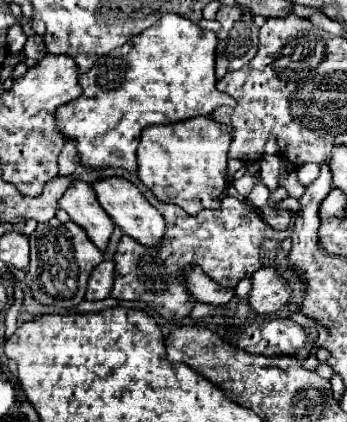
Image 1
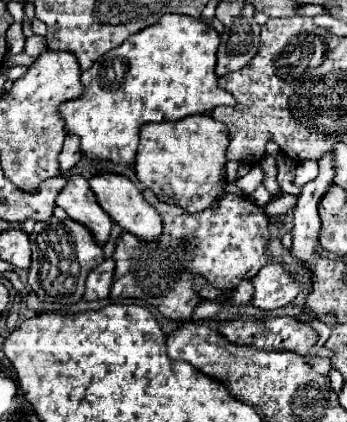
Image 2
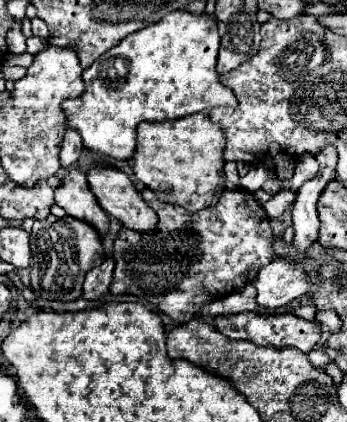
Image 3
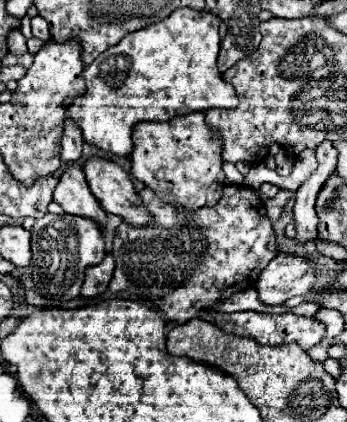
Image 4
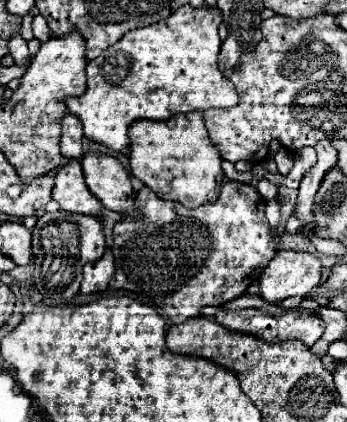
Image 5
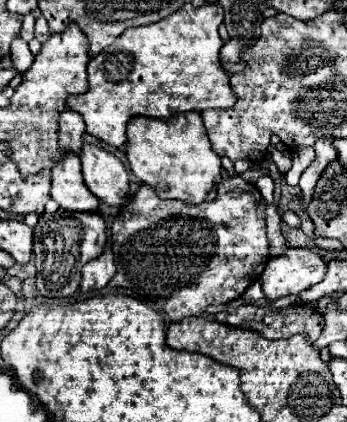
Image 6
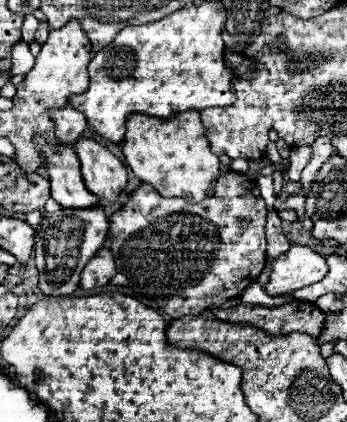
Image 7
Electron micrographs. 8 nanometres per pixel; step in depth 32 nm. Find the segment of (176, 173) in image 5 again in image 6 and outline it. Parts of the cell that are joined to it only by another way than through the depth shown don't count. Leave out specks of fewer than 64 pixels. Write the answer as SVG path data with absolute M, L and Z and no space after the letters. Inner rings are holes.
M184 112L174 118L174 124L142 116L132 118L126 136L126 156L132 174L142 184L152 186L160 198L182 200L190 206L214 198L216 186L222 180L222 164L220 156L212 152L200 112Z

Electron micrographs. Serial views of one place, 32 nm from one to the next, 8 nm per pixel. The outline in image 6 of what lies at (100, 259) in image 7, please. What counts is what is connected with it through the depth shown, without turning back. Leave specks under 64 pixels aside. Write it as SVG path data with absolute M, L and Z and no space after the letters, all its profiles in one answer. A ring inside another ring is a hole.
M110 250L102 252L102 256L98 256L96 260L88 262L82 268L82 284L80 290L82 292L90 292L90 290L102 290L110 278L116 274L116 266L114 266L114 256Z

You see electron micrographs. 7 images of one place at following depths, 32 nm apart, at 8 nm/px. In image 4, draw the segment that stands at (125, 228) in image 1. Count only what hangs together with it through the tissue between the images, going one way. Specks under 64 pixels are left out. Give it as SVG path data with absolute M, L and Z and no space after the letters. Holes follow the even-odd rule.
M90 158L84 174L92 194L106 212L120 216L130 226L140 228L152 224L152 216L134 190L130 176L118 164L102 158Z

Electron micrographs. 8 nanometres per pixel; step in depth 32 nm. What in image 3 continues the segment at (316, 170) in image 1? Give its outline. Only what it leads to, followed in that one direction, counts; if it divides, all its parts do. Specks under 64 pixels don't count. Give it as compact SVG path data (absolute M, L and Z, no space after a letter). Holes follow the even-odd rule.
M304 156L304 158L300 158L298 162L296 162L296 170L294 170L294 176L290 178L290 186L294 188L294 190L298 190L304 182L308 182L308 178L312 178L312 176L316 176L316 168L318 168L318 164L316 164L316 158L308 158L308 156Z

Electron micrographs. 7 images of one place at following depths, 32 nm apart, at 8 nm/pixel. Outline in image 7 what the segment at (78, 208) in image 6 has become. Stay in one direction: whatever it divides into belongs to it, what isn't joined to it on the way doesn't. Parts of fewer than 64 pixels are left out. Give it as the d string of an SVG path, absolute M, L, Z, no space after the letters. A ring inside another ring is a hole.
M42 138L36 140L38 148L48 154L46 158L46 170L50 174L52 184L52 198L64 206L64 208L92 208L100 200L98 196L92 196L88 188L84 186L82 174L80 174L80 162L72 146L58 144L50 148Z

